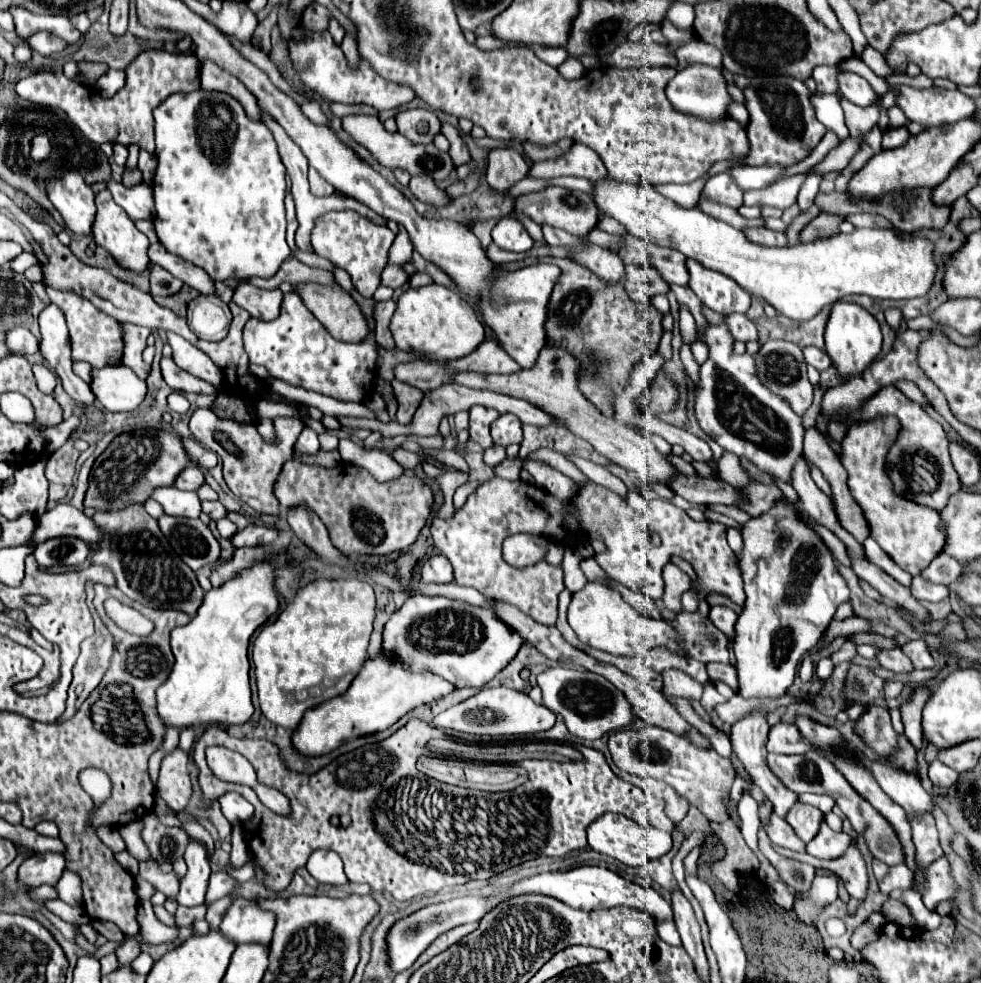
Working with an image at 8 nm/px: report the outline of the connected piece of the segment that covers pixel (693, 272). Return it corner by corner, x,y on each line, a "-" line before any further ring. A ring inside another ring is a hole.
689,259
689,287
695,291
695,295
703,301
705,307
729,315
729,313
745,313
751,305
751,295
741,289
731,277
725,277
723,273
705,269
701,263

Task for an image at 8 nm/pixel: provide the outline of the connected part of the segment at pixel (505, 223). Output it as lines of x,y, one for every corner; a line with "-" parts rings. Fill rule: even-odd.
503,217
493,227
493,241
501,249
517,251
517,253
529,251
533,247
533,239
525,231
525,227
517,219
511,219
511,217

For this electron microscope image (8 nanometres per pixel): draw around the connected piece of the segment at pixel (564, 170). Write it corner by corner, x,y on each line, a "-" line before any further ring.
573,143
571,151
555,161
543,161
533,163
529,169
529,177
533,179
553,179
561,175
573,175
573,177
585,177
589,181
599,181
607,177
607,169
599,155
585,147

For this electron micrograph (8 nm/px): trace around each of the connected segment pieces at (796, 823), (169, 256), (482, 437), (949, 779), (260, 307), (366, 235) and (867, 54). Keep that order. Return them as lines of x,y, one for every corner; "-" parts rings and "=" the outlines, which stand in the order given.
795,803
785,819
795,829
795,833
805,843
809,843
819,833
819,827
821,827
825,815
821,811
817,811
817,807
809,807
805,803
=
153,243
149,247
149,259
151,259
151,263
165,267
169,273
173,273
175,277
179,277
183,283
197,289
199,293
215,295
213,279
205,273
205,269
201,269
201,267
197,267
193,263
187,263
187,261
179,259
177,255
165,251
161,243
=
473,405
469,409
469,433
471,433
471,439
477,441
483,449
487,449
491,445
489,425
497,417
499,417
499,413
495,409
485,409
481,405
=
933,759
933,761
929,763
929,779
931,779
933,785
951,787
951,785
957,783
959,775
957,775
953,769
949,769
947,765
943,765
939,759
=
241,283
235,293
233,293
233,301
247,309
251,313
251,317
263,319
263,321
273,321
275,317
279,317
279,309
281,309
281,301
283,301
283,293
281,289
259,289
251,283
=
329,211
321,221
317,221
317,229
313,229
313,249
317,255
333,261
337,267
345,269
355,285
355,289
363,297
371,297
379,285
379,275
387,263
387,251
395,239
395,233
385,225
375,225
367,217
357,211
=
867,45
867,47
863,49
861,59
863,59
863,63
865,63
867,67
871,67
877,75
881,75
881,77
887,77
887,75
889,75
889,67
885,65
883,55
881,55
877,49
873,49
871,45

